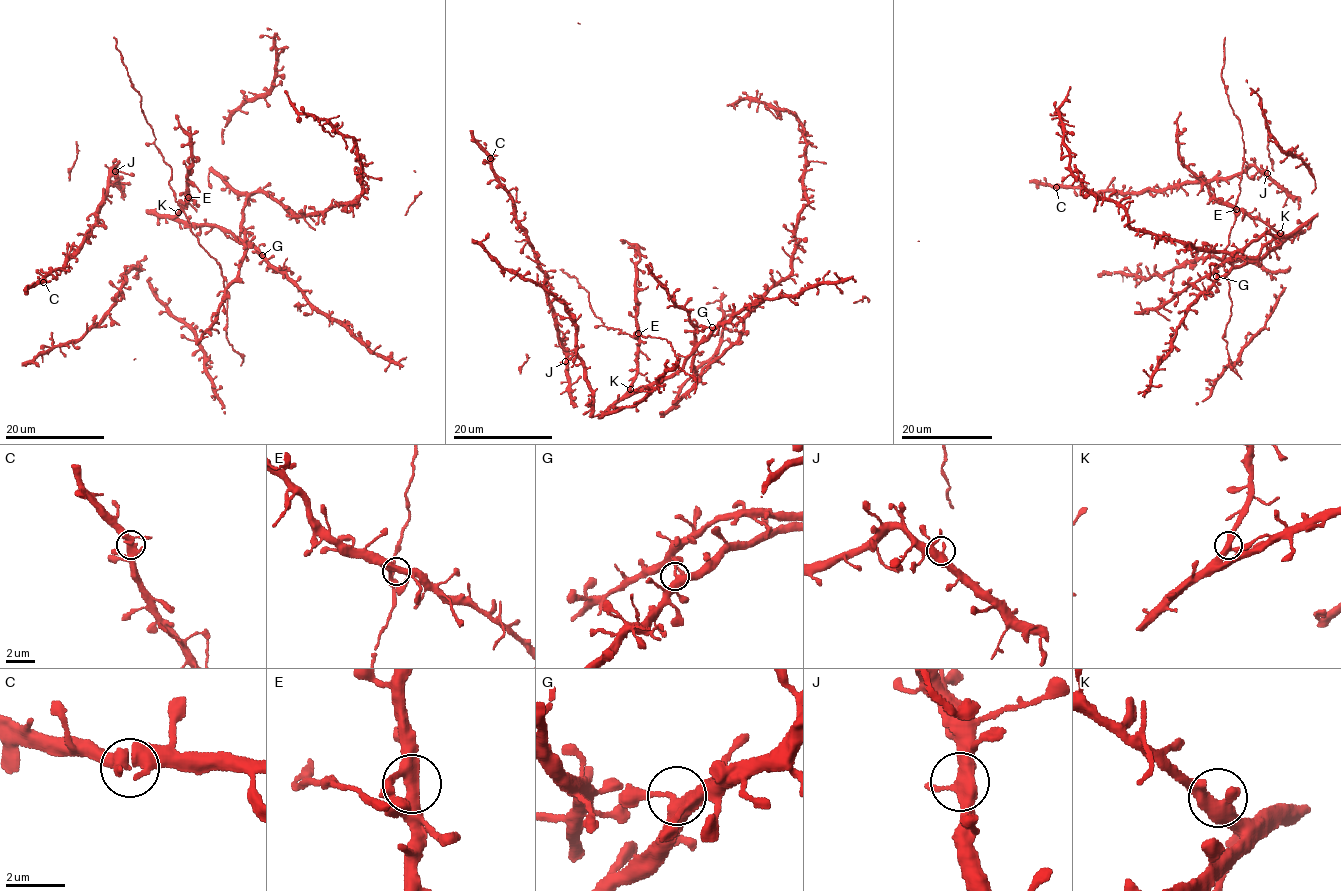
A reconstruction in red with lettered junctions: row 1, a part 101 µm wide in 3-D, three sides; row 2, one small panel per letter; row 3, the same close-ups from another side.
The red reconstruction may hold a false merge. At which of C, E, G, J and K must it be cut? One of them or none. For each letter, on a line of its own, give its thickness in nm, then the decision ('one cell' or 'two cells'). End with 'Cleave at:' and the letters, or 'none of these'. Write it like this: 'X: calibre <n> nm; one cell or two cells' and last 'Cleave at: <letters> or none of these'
C: calibre 400 nm; one cell
E: calibre 400 nm; one cell
G: calibre 380 nm; one cell
J: calibre 400 nm; one cell
K: calibre 400 nm; one cell
Cleave at: none of these

